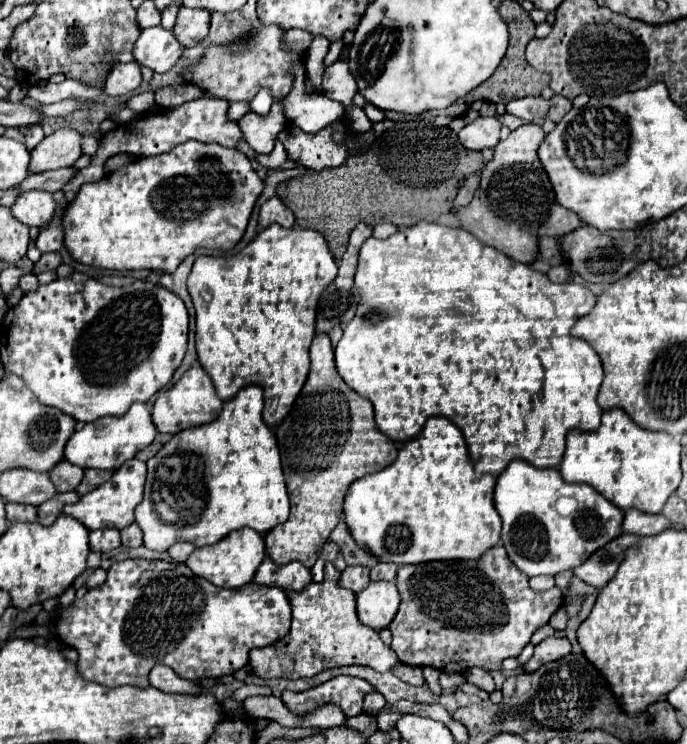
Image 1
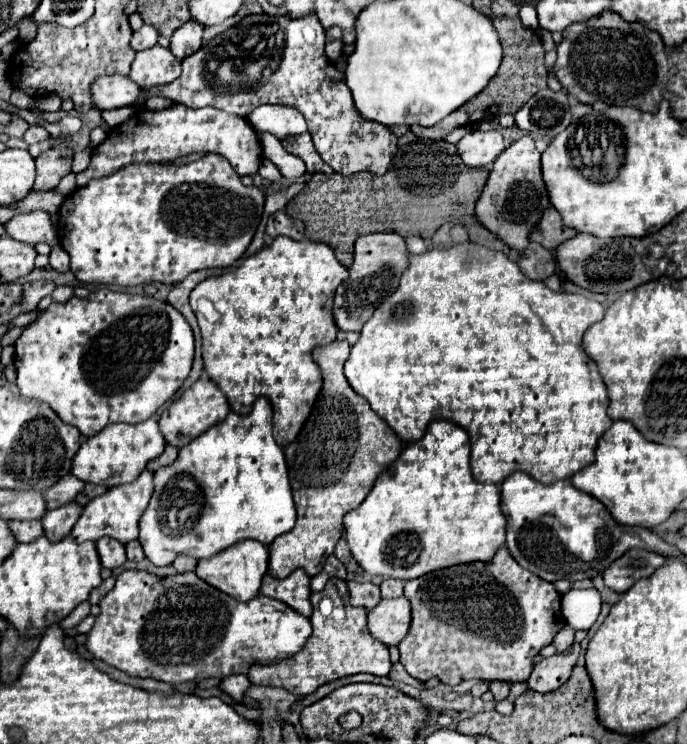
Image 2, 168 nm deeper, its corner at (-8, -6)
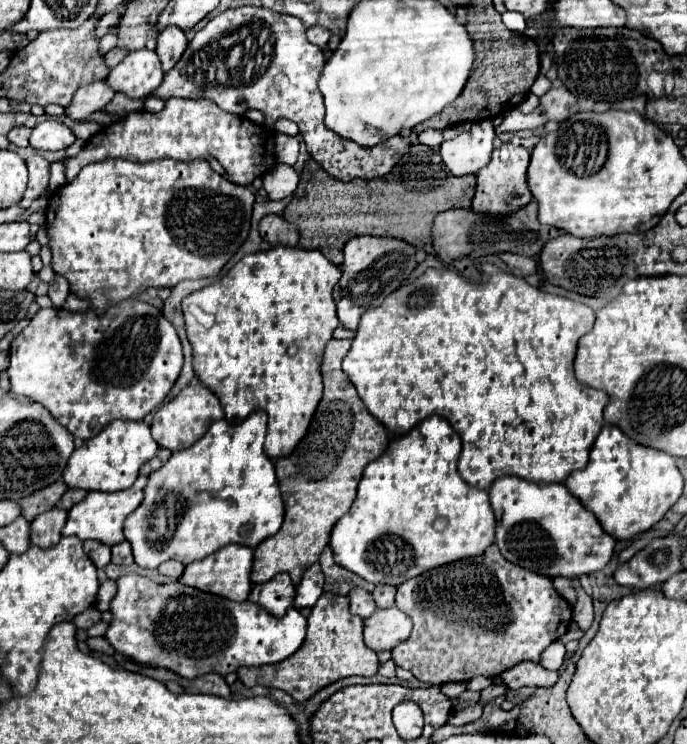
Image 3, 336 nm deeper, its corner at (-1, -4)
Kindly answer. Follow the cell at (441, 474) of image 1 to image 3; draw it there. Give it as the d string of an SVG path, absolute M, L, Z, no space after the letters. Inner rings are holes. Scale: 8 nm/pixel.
M429 416L415 430L391 440L389 448L377 460L367 464L355 502L333 526L329 546L333 548L337 564L345 566L367 582L399 586L401 582L431 568L483 554L483 550L487 550L487 546L495 540L497 522L487 490L473 488L459 476L459 454L461 438L441 416Z

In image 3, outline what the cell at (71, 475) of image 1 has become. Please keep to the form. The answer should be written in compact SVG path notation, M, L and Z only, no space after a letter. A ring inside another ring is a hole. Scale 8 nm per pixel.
M57 480L57 482L49 484L47 488L41 488L41 490L33 492L29 498L23 498L19 502L21 508L23 508L23 516L31 522L35 516L51 510L61 500L65 490L67 490L67 484L63 480Z

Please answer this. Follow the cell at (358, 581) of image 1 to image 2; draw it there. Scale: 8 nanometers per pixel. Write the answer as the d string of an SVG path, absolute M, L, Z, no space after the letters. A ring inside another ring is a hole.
M348 582L348 590L352 606L362 606L366 610L372 610L382 600L380 588L370 582Z

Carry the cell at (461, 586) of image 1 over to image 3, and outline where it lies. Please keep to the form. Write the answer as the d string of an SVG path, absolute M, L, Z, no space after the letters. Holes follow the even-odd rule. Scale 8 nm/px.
M495 544L481 556L427 570L425 574L399 584L397 608L413 618L413 632L405 642L391 650L393 662L399 668L409 670L417 680L437 686L445 682L469 682L475 676L493 678L525 660L539 662L541 652L565 634L571 622L571 606L557 594L551 578L511 564L501 556Z

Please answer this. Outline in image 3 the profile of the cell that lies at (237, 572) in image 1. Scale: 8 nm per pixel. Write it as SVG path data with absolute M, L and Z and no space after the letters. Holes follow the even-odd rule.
M229 544L229 546L223 546L221 550L213 552L211 556L185 566L185 572L179 578L179 582L193 586L197 590L203 590L203 592L225 596L235 602L243 602L243 600L247 600L249 590L251 590L251 568L253 568L253 550L249 546Z

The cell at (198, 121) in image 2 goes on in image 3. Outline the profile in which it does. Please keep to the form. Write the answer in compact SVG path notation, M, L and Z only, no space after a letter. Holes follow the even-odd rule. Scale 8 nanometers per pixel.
M169 98L161 112L147 112L147 110L131 112L123 120L111 124L107 130L97 134L93 138L93 144L87 142L85 148L75 158L67 158L67 162L65 162L67 182L75 180L75 176L79 174L79 170L83 166L93 164L93 162L101 162L101 160L107 160L107 158L125 158L125 160L133 160L133 162L151 162L151 160L163 160L163 158L195 160L195 158L213 156L227 170L231 182L235 182L239 186L247 186L257 178L257 174L263 176L267 170L271 170L275 166L277 158L275 158L275 152L273 152L273 138L275 138L275 132L271 132L269 128L259 126L259 124L251 122L245 116L241 118L241 116L233 116L229 112L223 112L213 102L187 100L187 98Z

